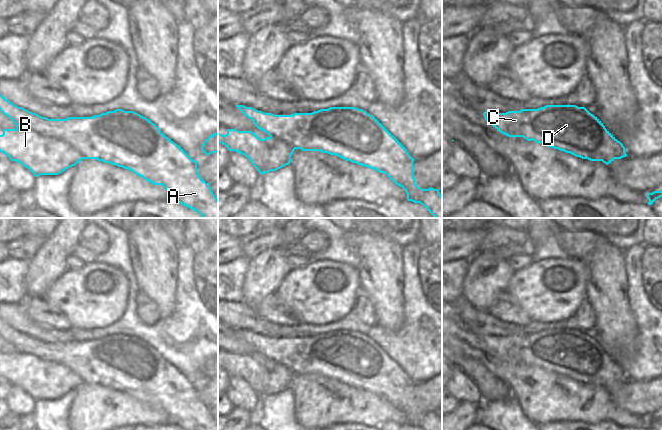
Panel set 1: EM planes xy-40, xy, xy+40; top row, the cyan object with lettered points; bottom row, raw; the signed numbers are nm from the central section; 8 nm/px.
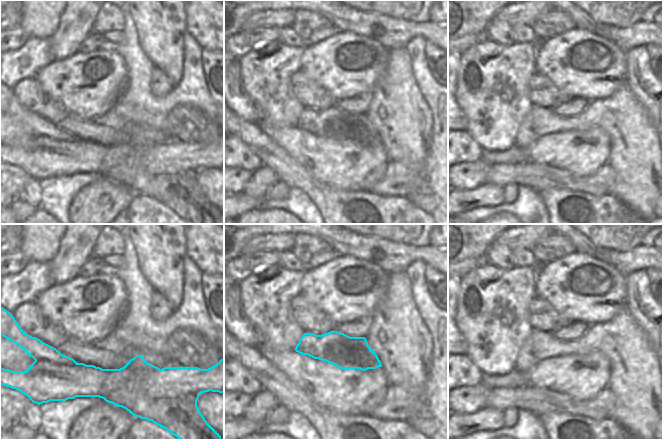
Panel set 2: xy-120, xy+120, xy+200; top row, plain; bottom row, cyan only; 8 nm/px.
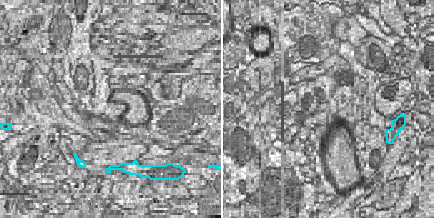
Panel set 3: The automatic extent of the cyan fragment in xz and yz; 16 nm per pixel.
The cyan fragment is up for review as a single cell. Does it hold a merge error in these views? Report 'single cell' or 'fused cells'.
fused cells

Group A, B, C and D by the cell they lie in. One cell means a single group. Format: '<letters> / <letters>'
A C D / B

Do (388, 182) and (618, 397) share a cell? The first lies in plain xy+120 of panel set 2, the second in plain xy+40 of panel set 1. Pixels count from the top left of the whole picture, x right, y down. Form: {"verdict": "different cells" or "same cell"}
{"verdict": "same cell"}

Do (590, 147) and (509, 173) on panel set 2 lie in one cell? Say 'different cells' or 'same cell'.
different cells

